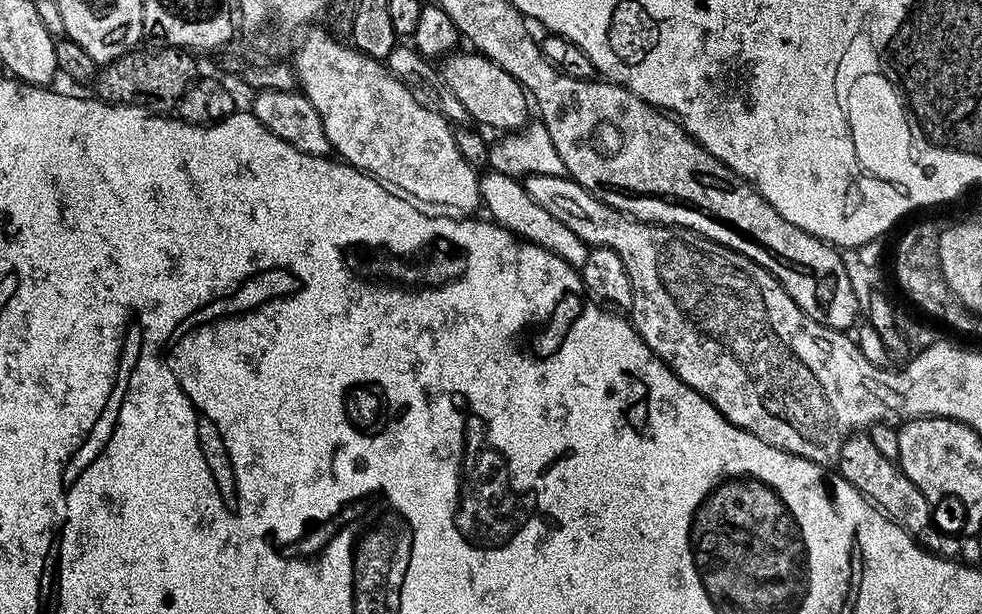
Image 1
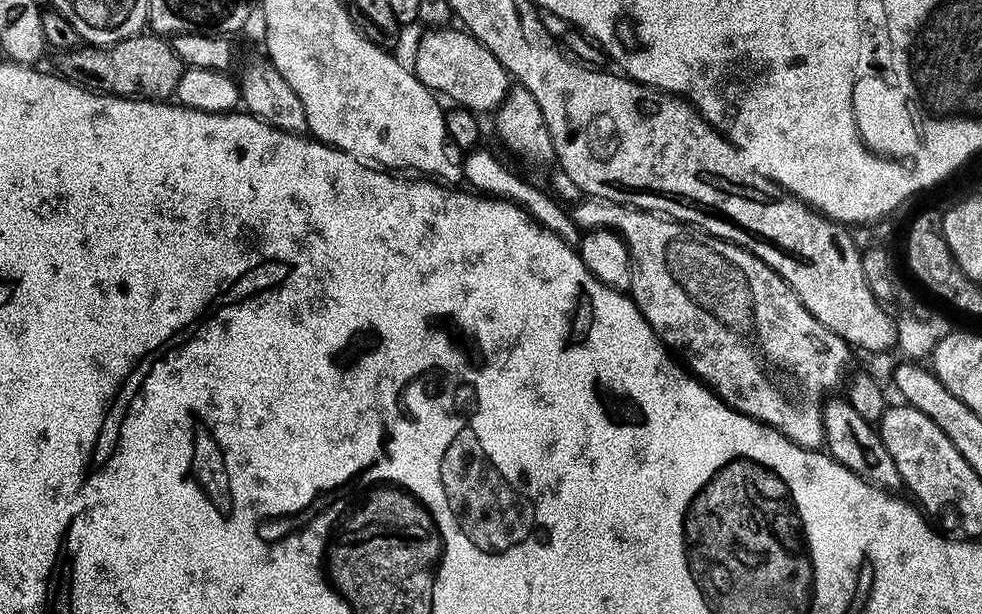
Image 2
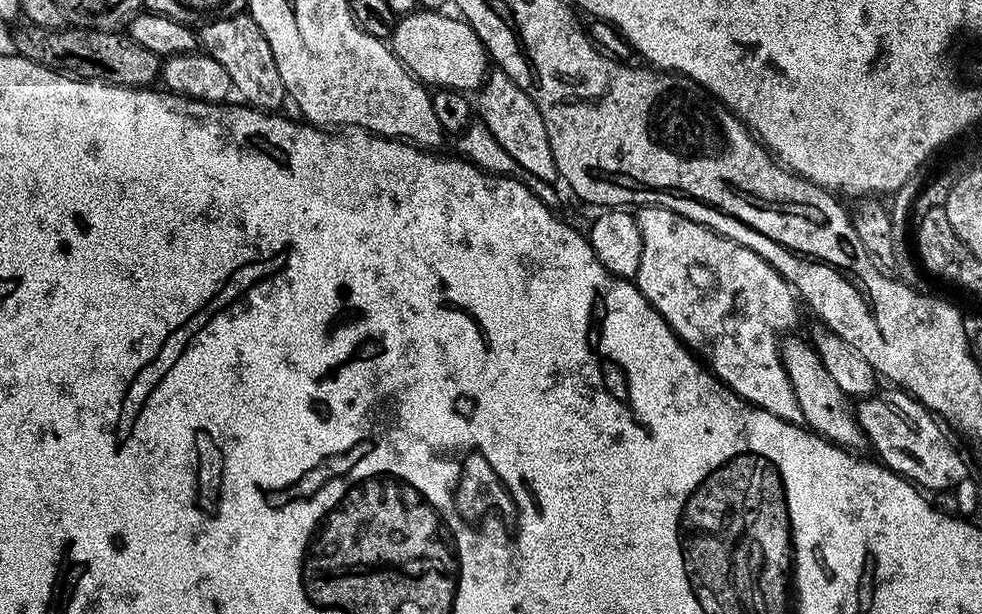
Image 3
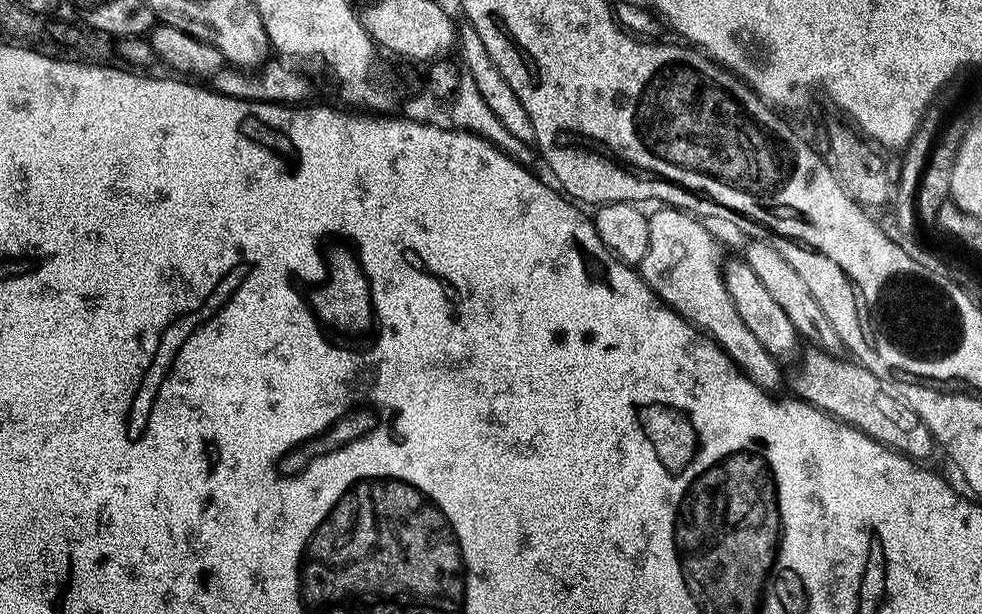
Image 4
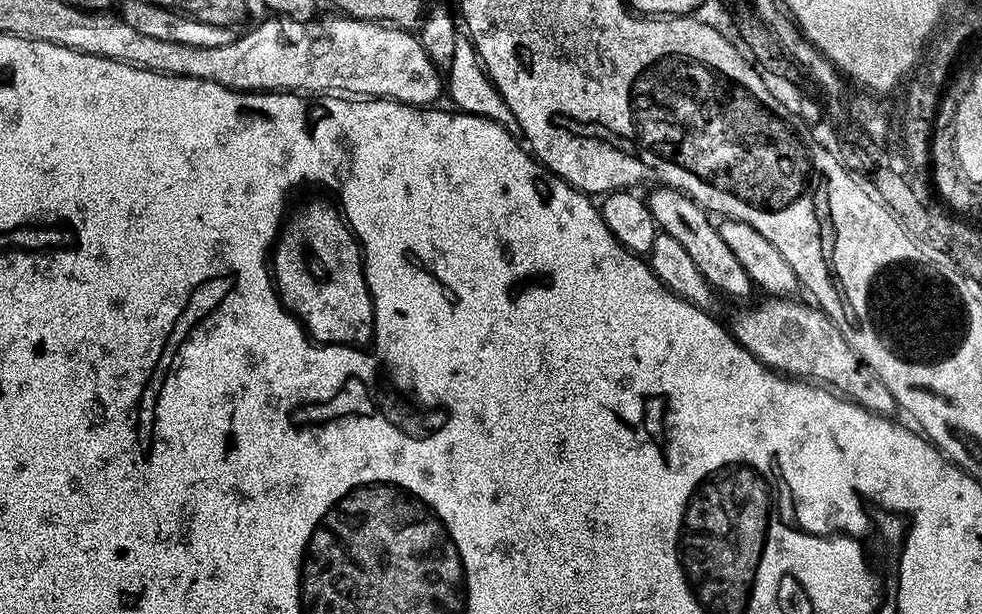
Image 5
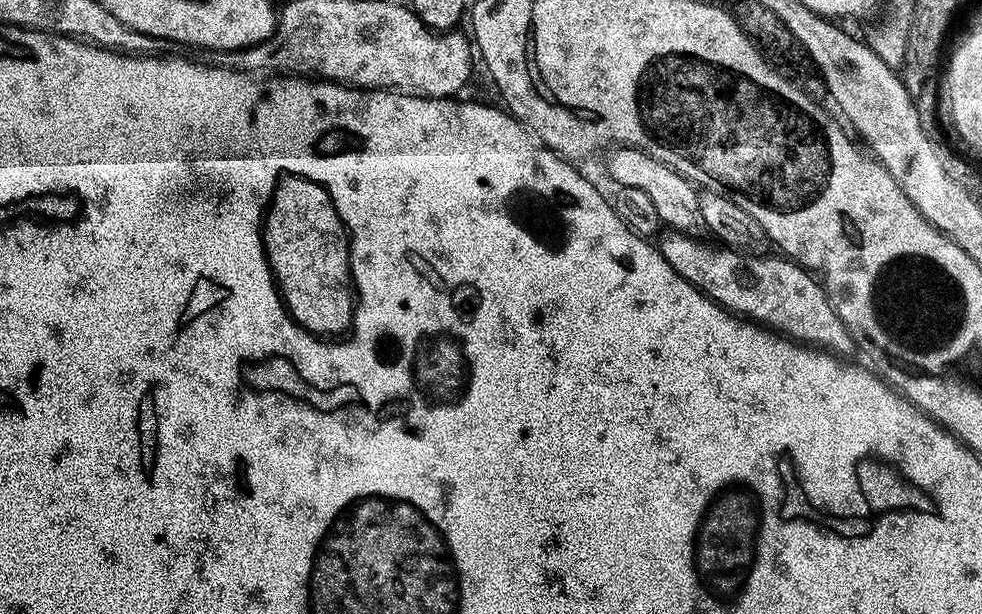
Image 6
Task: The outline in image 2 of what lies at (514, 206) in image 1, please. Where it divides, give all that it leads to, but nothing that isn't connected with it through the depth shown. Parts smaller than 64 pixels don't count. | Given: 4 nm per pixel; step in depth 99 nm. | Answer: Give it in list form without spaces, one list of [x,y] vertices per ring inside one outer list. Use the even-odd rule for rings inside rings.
[[[477,146],[467,153],[462,160],[462,176],[466,181],[468,179],[467,187],[469,189],[475,190],[477,193],[483,194],[489,198],[495,198],[497,200],[509,200],[511,204],[516,204],[522,210],[526,210],[528,215],[532,217],[533,220],[537,220],[539,224],[546,230],[550,230],[554,234],[558,234],[558,238],[562,238],[566,243],[576,246],[580,243],[580,238],[582,235],[582,229],[572,221],[572,213],[560,200],[557,199],[551,191],[545,190],[543,192],[540,188],[535,188],[528,180],[523,180],[516,172],[511,172],[498,157],[492,152],[487,152],[484,146]]]

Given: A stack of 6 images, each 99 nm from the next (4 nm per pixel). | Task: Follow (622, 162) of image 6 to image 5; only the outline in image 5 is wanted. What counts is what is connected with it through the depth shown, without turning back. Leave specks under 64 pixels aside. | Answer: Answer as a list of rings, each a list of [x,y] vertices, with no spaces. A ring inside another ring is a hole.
[[[656,186],[651,191],[652,193],[646,196],[646,203],[652,209],[659,231],[665,236],[674,238],[684,247],[686,254],[694,258],[694,266],[698,266],[700,273],[717,293],[748,296],[754,292],[752,279],[748,277],[746,270],[742,270],[738,258],[734,258],[734,253],[726,247],[726,242],[722,242],[719,227],[705,209],[694,203],[685,192],[679,192],[677,188]]]

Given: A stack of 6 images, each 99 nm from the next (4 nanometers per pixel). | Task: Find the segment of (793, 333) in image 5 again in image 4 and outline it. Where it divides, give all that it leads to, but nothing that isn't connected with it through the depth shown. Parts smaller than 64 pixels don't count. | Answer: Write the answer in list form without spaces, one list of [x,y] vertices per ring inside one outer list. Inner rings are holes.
[[[808,350],[804,356],[804,373],[796,376],[792,380],[792,388],[799,399],[812,404],[822,412],[828,412],[831,416],[848,424],[852,428],[857,428],[862,434],[874,438],[879,444],[884,444],[888,448],[894,449],[902,456],[907,456],[913,462],[924,462],[934,449],[934,441],[926,422],[914,414],[912,407],[904,400],[900,399],[895,392],[889,389],[888,383],[882,378],[878,378],[869,368],[865,368],[859,362],[848,360],[836,360],[835,355],[823,350]]]

